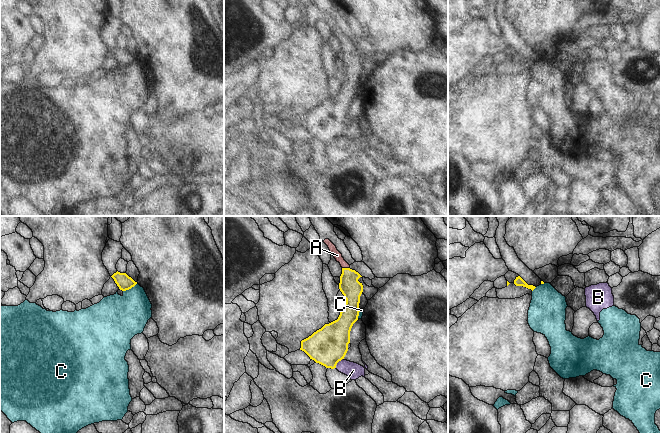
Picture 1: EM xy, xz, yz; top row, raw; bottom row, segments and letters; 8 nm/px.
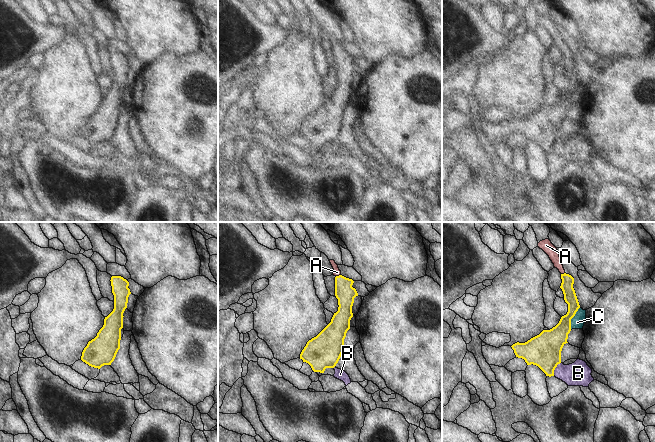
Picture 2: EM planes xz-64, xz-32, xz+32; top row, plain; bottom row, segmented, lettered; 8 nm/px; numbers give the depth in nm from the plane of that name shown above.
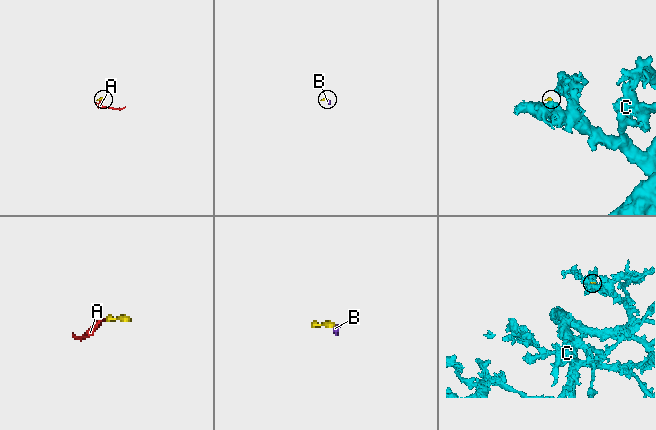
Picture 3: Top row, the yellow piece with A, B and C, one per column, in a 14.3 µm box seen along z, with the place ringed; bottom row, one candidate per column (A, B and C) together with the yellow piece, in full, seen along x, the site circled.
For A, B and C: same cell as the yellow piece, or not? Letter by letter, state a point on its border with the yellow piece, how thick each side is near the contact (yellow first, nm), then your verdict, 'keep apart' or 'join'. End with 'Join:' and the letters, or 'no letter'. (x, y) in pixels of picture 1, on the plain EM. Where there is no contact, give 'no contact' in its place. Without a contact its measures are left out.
A: meets yellow in xz at (346, 44); 170 nm thick on the yellow side, 70 nm on the other; join
B: meets yellow in xz at (338, 137); 300 nm thick on the yellow side, 130 nm on the other; keep apart
C: meets yellow in xy at (130, 64); 120 nm thick on the yellow side, 360 nm on the other; keep apart
Join: A

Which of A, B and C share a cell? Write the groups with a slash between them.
A / B C

